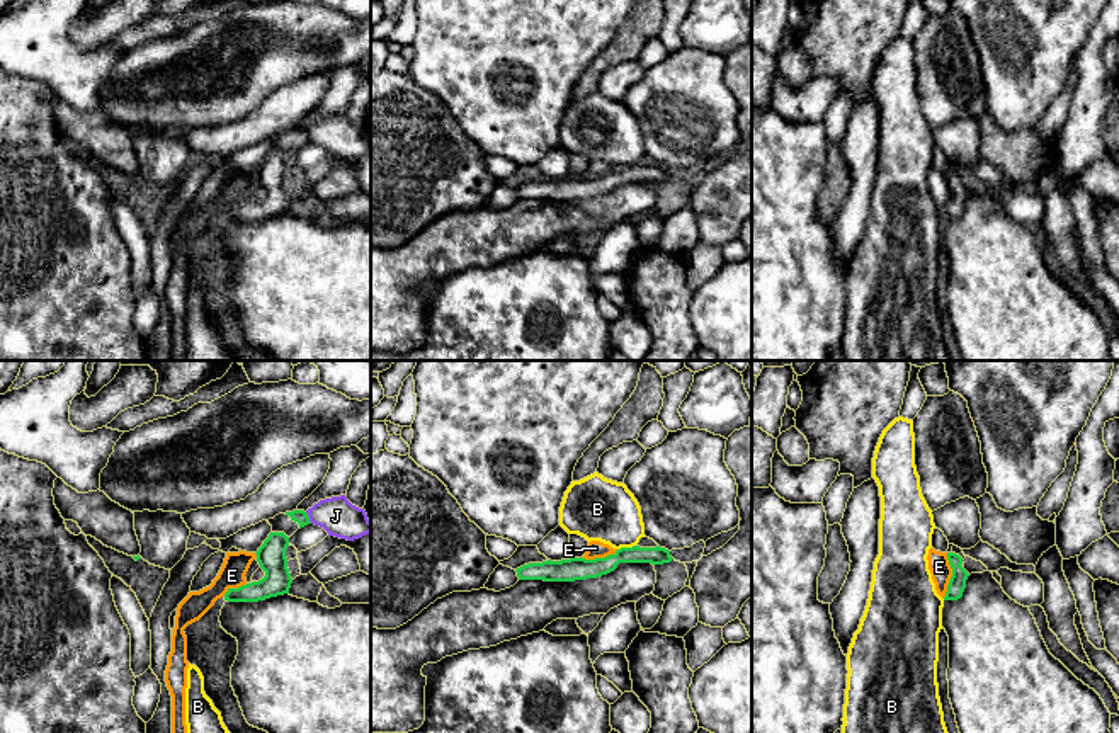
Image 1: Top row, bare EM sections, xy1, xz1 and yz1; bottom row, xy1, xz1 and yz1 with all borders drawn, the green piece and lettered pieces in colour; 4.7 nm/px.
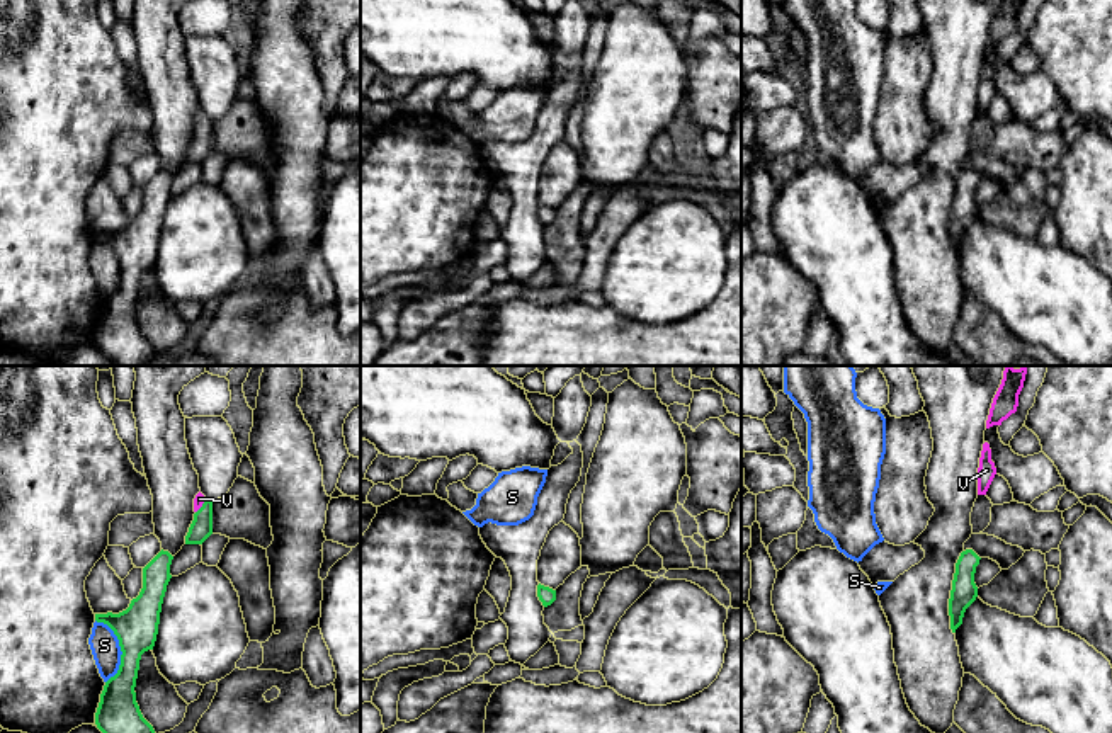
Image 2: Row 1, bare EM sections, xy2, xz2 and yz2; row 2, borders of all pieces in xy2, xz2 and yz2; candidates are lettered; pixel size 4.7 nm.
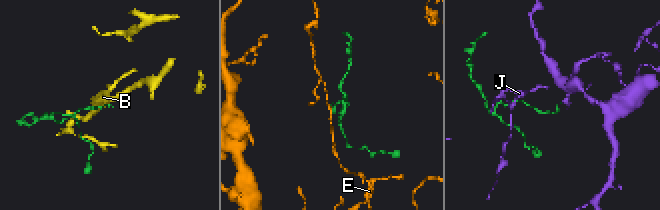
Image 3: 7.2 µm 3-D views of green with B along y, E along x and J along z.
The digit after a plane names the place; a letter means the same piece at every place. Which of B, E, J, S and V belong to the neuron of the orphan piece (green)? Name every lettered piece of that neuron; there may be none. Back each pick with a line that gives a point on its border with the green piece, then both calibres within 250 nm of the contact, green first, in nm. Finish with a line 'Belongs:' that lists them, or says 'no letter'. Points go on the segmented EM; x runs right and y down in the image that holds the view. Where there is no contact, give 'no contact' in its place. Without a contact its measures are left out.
Belongs: no letter

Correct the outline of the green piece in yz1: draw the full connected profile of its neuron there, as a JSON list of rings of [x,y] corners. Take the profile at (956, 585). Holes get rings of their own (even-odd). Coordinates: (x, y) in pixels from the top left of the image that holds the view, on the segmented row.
[[[947,553],[947,560],[952,568],[952,577],[949,580],[944,600],[957,600],[963,597],[969,573],[961,566],[963,558],[959,554]]]

